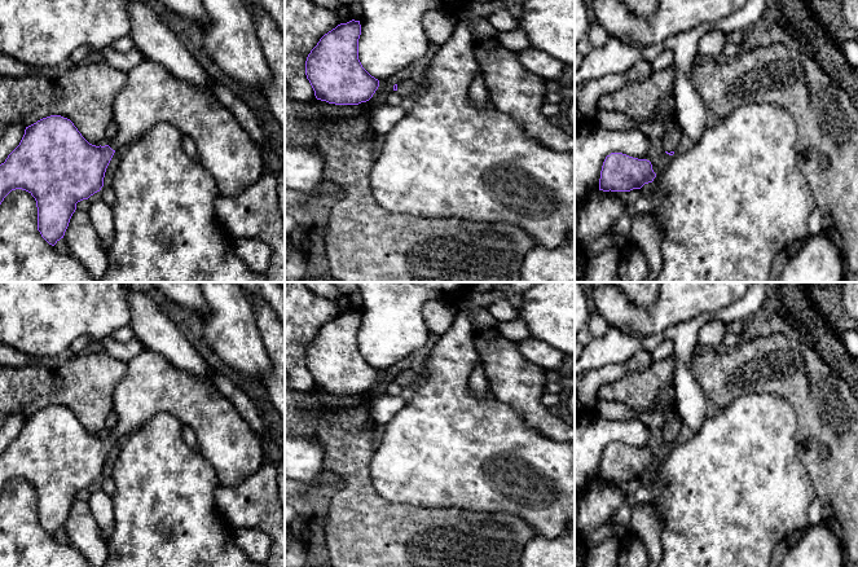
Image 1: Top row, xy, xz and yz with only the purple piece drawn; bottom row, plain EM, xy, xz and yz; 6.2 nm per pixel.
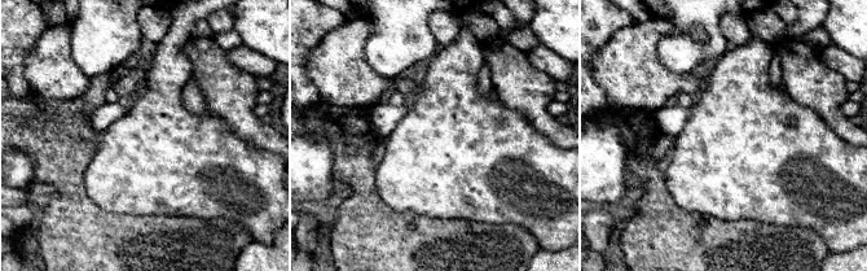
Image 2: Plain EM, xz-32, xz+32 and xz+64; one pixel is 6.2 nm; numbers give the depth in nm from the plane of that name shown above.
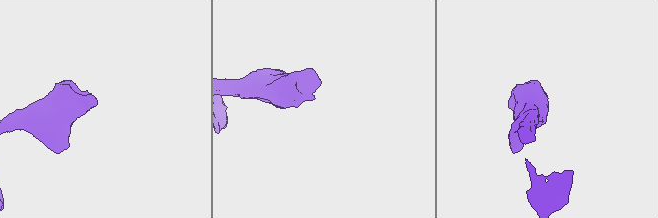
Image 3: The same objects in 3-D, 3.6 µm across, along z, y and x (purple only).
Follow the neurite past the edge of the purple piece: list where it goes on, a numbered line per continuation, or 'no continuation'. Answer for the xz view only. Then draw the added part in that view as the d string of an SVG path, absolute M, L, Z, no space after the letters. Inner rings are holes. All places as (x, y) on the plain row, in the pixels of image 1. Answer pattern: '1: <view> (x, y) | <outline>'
1: xz (405, 378) | M401 370L397 373L397 383L401 387L414 386L421 377L421 372L414 370Z

